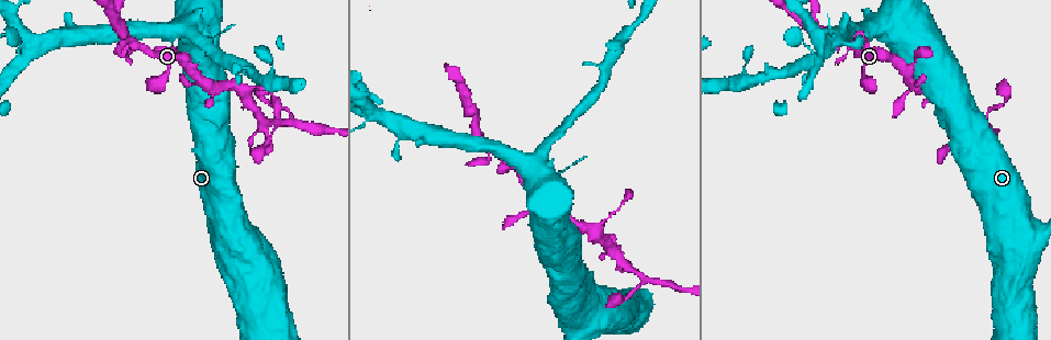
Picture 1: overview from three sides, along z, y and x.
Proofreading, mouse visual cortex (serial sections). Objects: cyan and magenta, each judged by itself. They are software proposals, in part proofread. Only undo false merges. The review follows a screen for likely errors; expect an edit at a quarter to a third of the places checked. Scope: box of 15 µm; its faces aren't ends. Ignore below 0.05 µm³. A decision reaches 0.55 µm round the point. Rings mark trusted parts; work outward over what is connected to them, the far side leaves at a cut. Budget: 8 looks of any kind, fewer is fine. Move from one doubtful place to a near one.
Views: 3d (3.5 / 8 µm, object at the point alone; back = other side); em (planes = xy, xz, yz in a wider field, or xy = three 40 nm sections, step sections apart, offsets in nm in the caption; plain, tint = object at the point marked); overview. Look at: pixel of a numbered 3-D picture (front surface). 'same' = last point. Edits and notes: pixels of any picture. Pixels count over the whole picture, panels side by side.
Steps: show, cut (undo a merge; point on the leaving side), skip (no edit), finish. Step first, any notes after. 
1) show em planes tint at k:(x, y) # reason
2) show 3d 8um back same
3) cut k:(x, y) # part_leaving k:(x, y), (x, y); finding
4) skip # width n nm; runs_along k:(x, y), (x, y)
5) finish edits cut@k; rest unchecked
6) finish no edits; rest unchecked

show 3d 8um at 1:(137, 42) # branch point

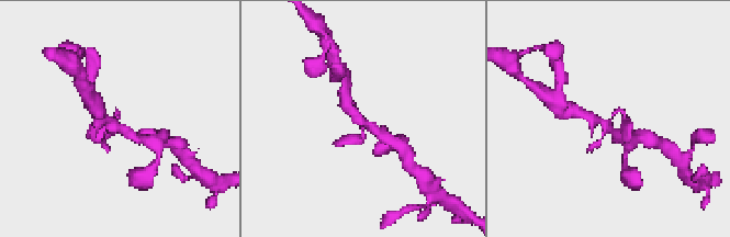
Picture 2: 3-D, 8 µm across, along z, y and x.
show em xy step 3 tint at 2:(607, 123)

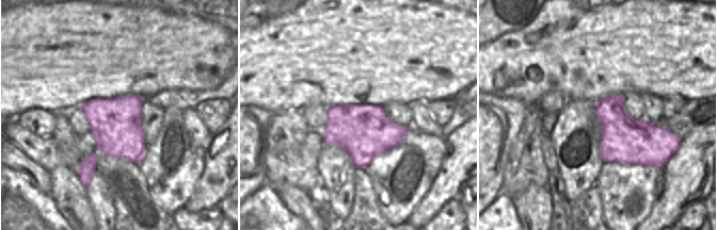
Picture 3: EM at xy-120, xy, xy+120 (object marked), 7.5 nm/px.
skip # continuous, no second cell

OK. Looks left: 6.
show 3d 8um at 1:(32, 49) # sharp bend

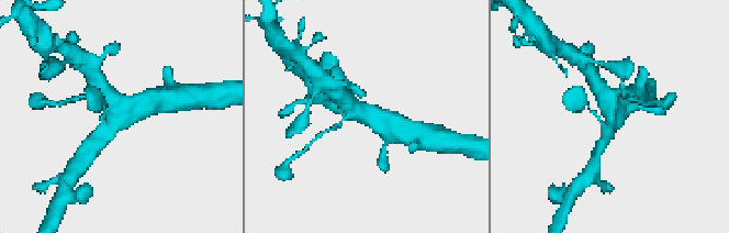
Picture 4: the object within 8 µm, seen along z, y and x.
show 3d 3.5um at 4:(120, 117) # closer look

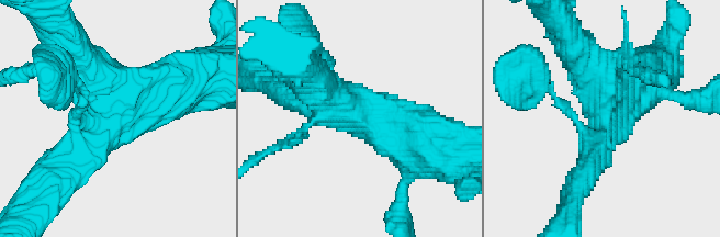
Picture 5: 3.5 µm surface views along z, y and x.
show em xy step 1 tint at 5:(604, 119) # now the EM

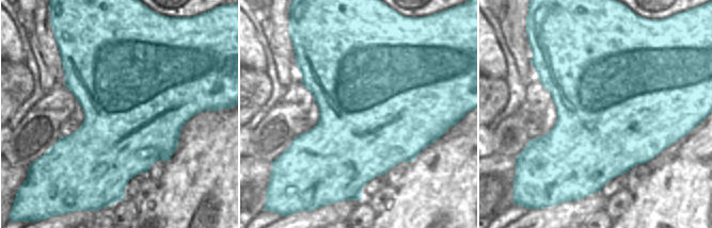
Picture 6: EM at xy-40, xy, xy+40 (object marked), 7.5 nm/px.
skip # runs_along 5:(430, 147), (353, 111), (316, 82); all the same cell

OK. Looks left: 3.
show 3d 3.5um at 1:(292, 123) # two arms in line, one across

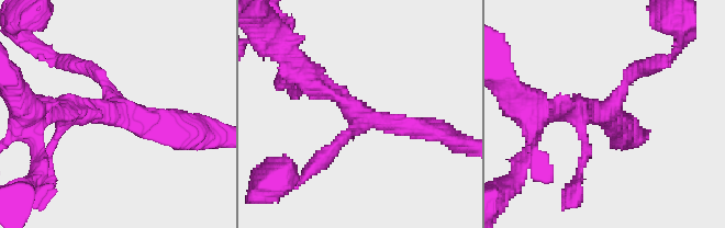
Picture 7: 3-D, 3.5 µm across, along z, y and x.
show em xy step 2 tint at 7:(602, 112) # arms 3; arm_widths 200, 300, 300 nm

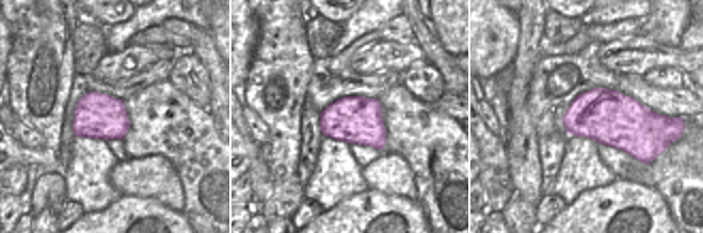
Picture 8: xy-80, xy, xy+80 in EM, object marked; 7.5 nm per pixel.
skip # continuous, no second cell

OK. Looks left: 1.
finish no edits; rest unchecked

